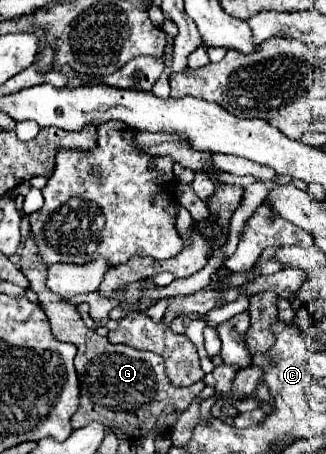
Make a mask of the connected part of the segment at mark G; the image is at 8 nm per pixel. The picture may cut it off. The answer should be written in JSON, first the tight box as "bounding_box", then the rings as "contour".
{"bounding_box":[21,236,205,438],"contour":[[[29,236],[21,252],[21,272],[29,278],[29,290],[33,290],[39,296],[39,304],[43,306],[51,322],[53,336],[61,342],[71,342],[77,346],[75,368],[81,384],[81,400],[77,412],[71,418],[73,428],[85,426],[91,420],[97,420],[105,426],[109,422],[115,422],[119,424],[127,438],[141,438],[147,432],[155,430],[155,422],[163,418],[167,412],[173,410],[183,412],[189,406],[189,402],[205,388],[203,382],[195,382],[187,388],[175,386],[167,378],[165,362],[159,354],[141,352],[125,344],[111,344],[105,336],[99,336],[95,330],[87,328],[75,306],[67,304],[63,298],[47,290],[45,286],[47,264],[39,260],[33,236]]]}

